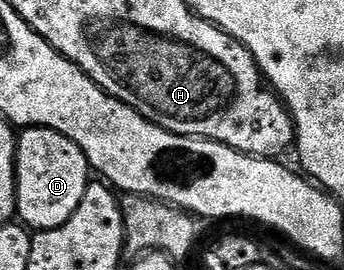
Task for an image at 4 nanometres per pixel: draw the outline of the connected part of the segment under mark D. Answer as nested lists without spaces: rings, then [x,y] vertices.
[[[25,127],[17,138],[16,216],[30,230],[57,229],[79,207],[91,180],[89,160],[74,141],[53,129]]]

